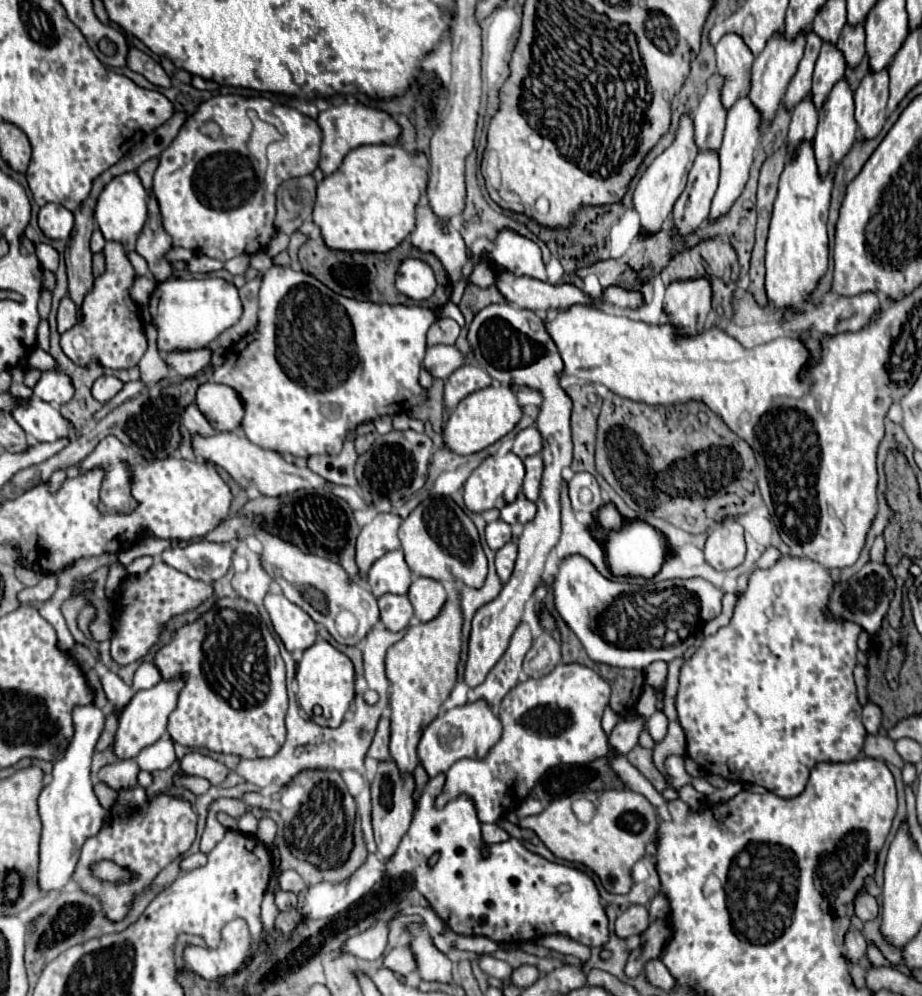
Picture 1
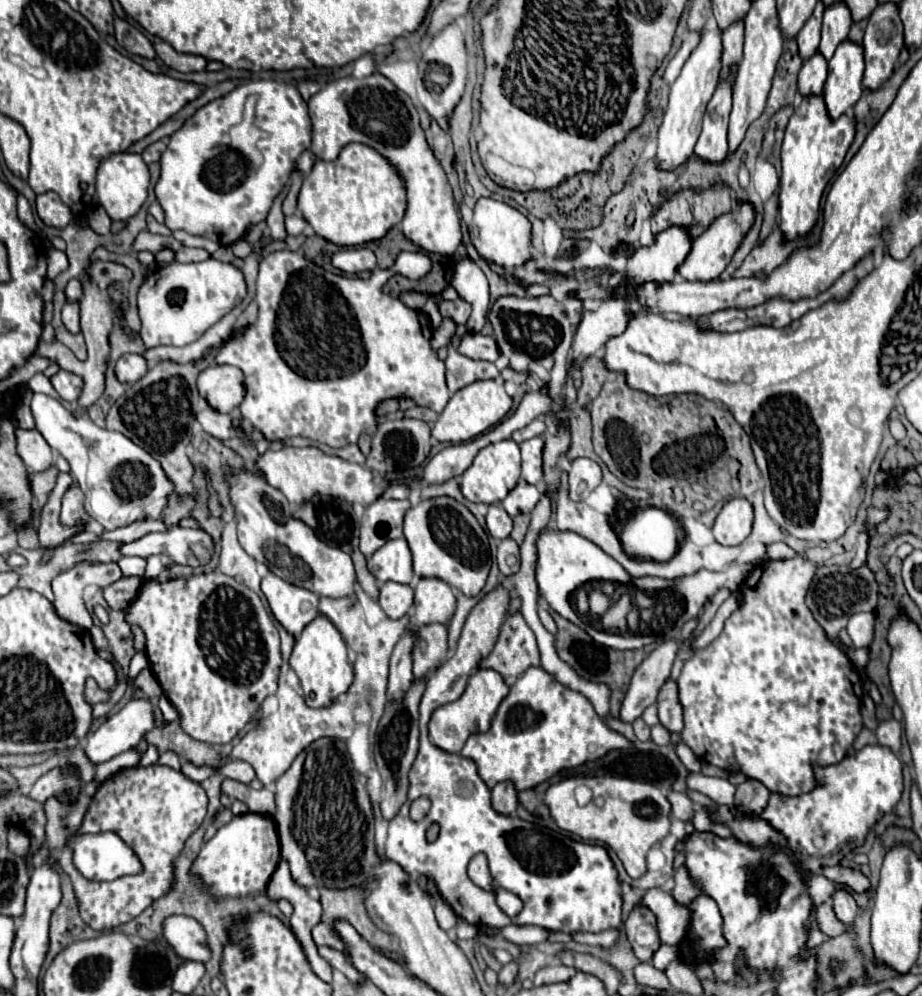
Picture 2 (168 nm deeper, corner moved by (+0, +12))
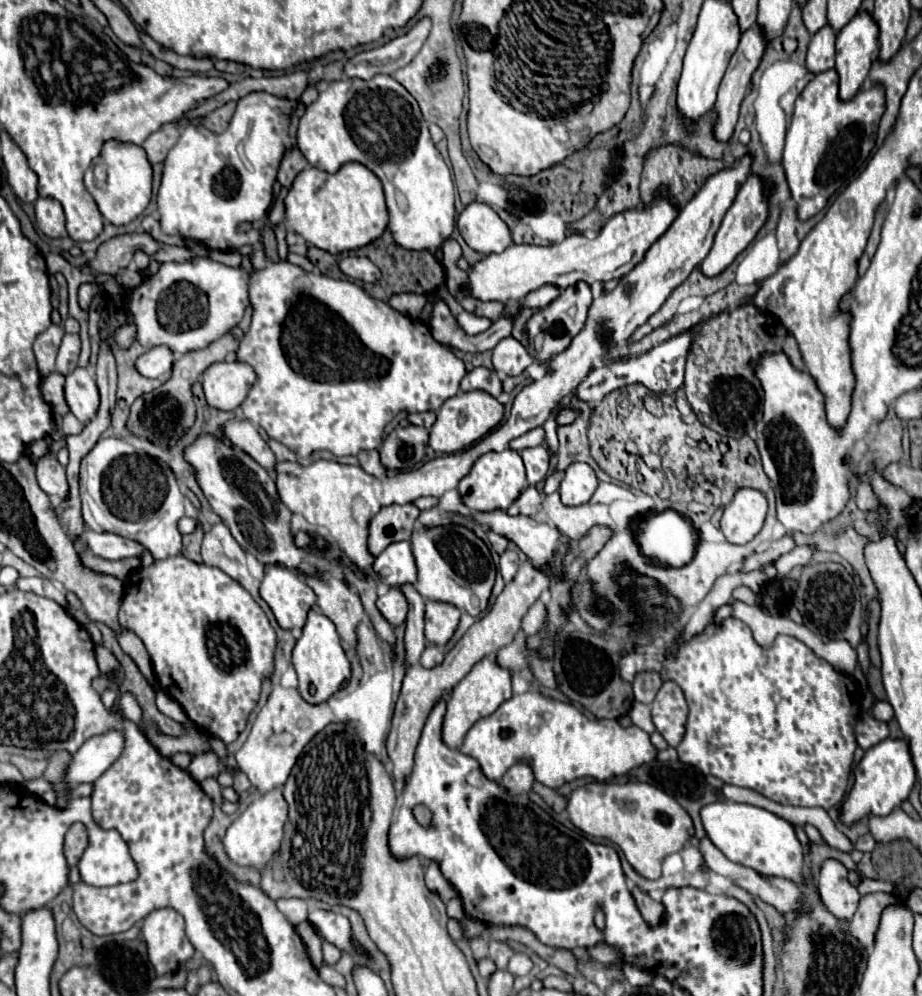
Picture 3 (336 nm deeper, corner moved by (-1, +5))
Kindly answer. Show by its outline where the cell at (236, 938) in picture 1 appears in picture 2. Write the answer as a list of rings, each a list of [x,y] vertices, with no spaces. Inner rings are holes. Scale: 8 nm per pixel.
[[[184,915],[168,917],[164,923],[164,937],[172,945],[172,949],[188,961],[208,963],[212,957],[206,931],[192,917],[184,917]]]

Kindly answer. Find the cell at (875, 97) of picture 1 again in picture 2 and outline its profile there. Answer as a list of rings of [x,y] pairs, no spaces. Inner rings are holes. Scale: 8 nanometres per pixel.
[[[884,3],[874,9],[868,19],[862,47],[866,63],[862,85],[864,89],[878,89],[878,85],[894,73],[900,49],[904,47],[902,21],[894,3]]]

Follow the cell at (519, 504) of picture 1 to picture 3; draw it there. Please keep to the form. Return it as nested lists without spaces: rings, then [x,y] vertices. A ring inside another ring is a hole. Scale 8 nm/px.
[[[529,486],[523,490],[523,494],[511,504],[511,508],[507,510],[511,516],[517,516],[517,514],[523,514],[523,516],[531,516],[535,518],[537,514],[537,504],[541,504],[541,494],[535,490],[535,486]]]

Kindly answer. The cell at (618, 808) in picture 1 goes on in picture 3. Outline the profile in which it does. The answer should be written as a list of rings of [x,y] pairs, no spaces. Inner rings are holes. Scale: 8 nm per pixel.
[[[591,782],[577,788],[569,796],[571,822],[589,836],[615,842],[631,866],[645,878],[657,880],[661,876],[661,862],[665,856],[679,852],[695,834],[693,820],[673,796],[647,782],[627,784],[599,784]]]

